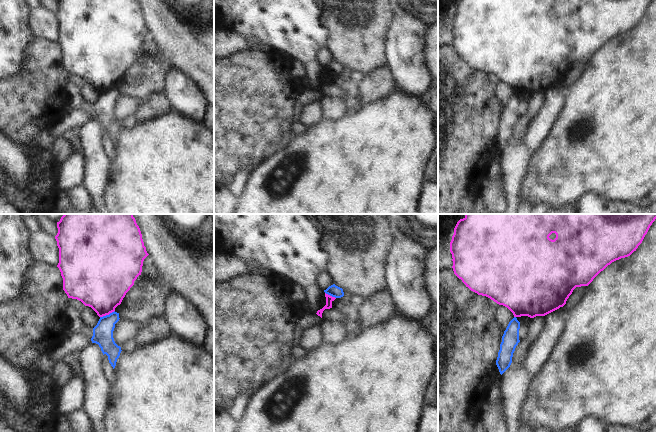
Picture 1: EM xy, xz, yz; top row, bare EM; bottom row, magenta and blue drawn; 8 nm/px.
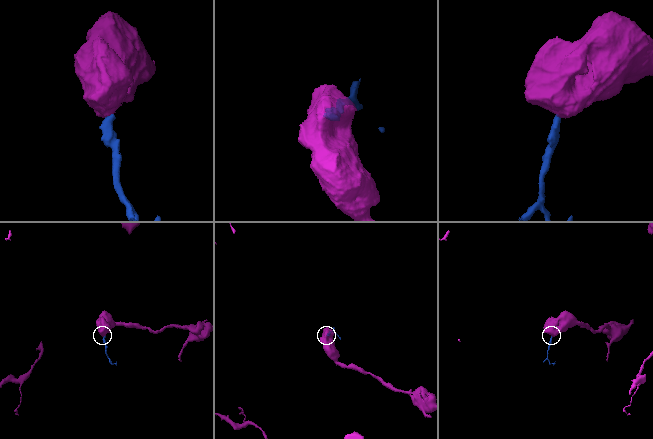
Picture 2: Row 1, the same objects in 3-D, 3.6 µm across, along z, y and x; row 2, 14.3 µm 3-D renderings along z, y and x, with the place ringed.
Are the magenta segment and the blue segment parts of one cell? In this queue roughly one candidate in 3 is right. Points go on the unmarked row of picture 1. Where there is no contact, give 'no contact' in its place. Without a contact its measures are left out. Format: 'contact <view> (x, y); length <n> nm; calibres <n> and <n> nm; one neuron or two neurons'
contact xy (107, 90); length 130 nm; calibres 400 and 160 nm; two neurons

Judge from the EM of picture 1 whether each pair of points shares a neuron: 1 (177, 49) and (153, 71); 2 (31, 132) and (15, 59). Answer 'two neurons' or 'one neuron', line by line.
1: two neurons
2: two neurons

